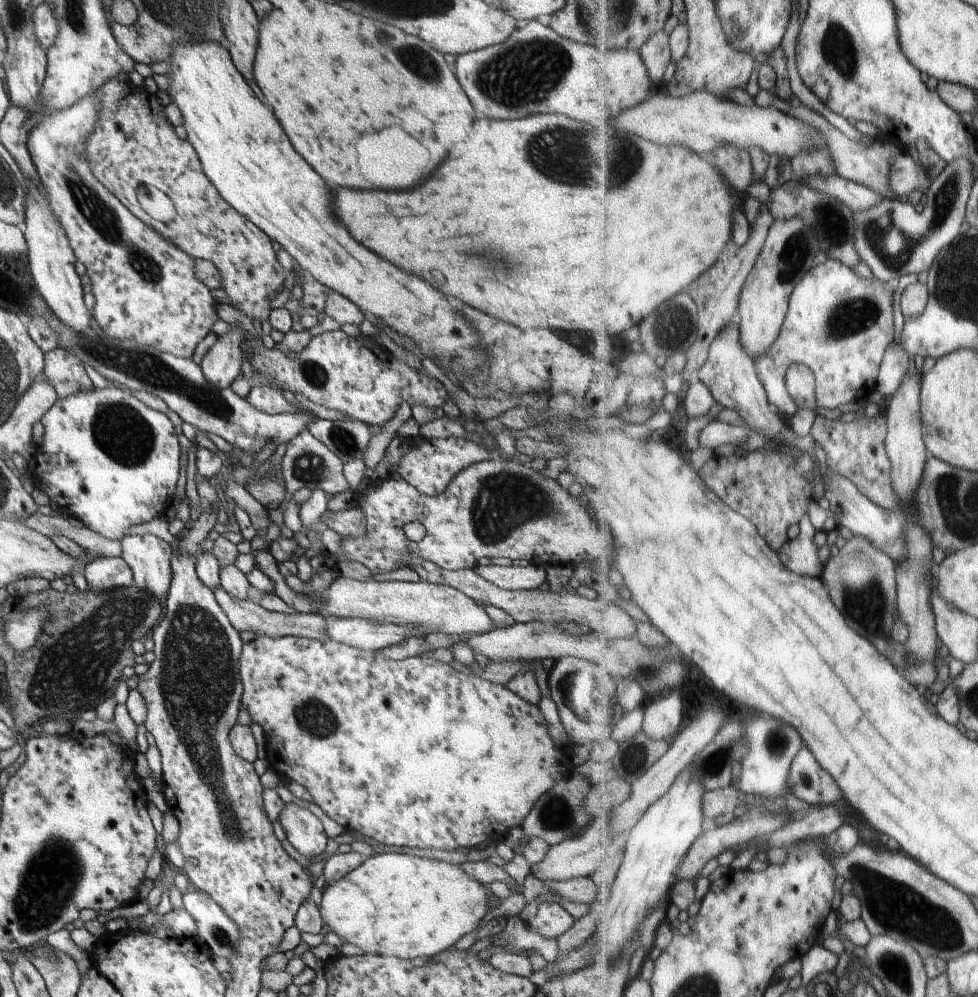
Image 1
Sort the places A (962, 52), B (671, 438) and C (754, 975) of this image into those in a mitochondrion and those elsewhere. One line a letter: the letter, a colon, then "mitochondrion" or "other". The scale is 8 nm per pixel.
A: other
B: other
C: other

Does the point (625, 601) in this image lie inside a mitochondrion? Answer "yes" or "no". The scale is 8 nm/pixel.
no

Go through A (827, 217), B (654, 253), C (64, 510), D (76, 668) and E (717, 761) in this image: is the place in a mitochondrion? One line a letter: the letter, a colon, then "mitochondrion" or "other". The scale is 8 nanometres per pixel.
A: mitochondrion
B: other
C: other
D: mitochondrion
E: mitochondrion

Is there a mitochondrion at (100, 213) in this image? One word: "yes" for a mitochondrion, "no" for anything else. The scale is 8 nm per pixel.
yes

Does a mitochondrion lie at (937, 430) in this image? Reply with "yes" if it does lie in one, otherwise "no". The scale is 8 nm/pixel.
yes

